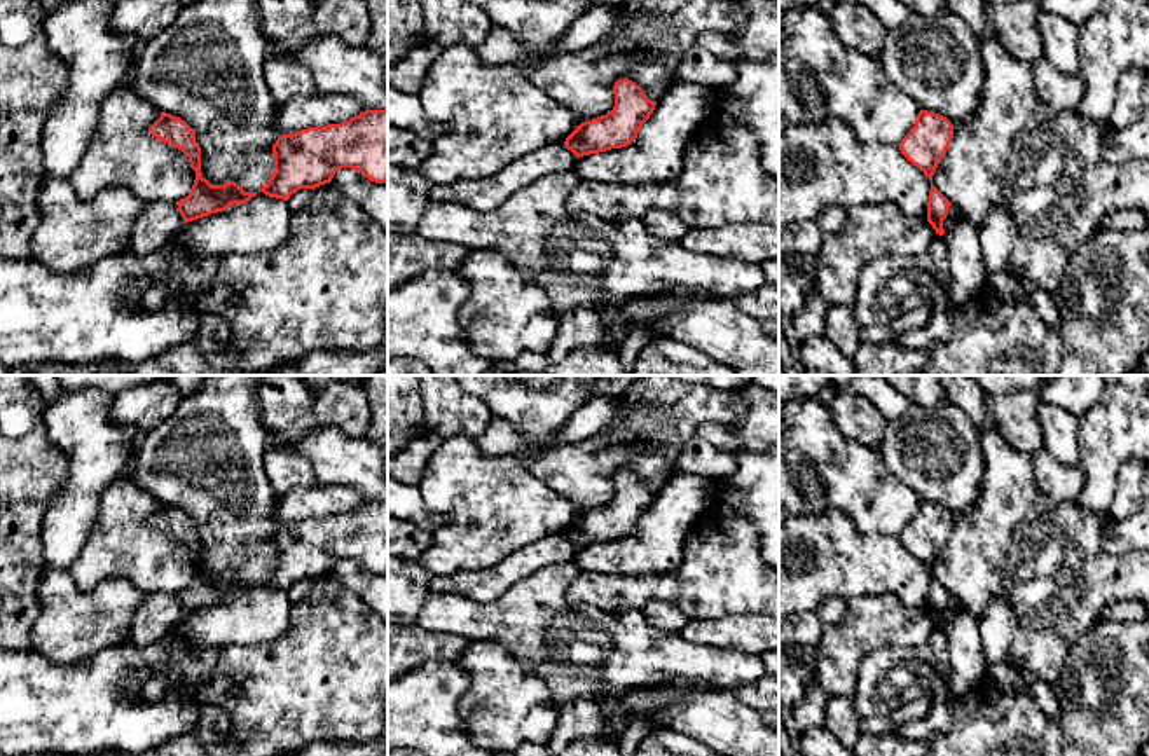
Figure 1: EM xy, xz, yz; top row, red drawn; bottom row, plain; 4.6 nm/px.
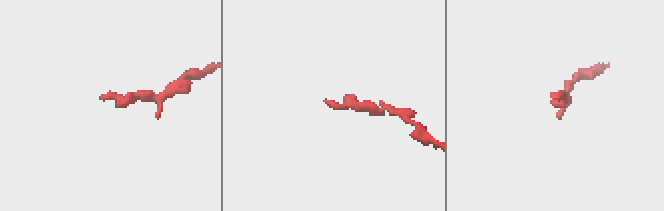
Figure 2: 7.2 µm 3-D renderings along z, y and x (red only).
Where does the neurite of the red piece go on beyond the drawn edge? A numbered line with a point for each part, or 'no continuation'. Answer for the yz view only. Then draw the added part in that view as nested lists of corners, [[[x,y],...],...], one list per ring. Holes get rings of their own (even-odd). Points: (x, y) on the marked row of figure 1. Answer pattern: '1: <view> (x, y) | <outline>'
no continuation

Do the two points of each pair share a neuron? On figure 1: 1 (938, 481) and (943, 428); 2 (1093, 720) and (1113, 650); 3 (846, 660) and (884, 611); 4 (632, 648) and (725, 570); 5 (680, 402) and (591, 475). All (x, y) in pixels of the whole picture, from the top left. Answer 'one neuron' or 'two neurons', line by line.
1: one neuron
2: one neuron
3: one neuron
4: two neurons
5: one neuron

